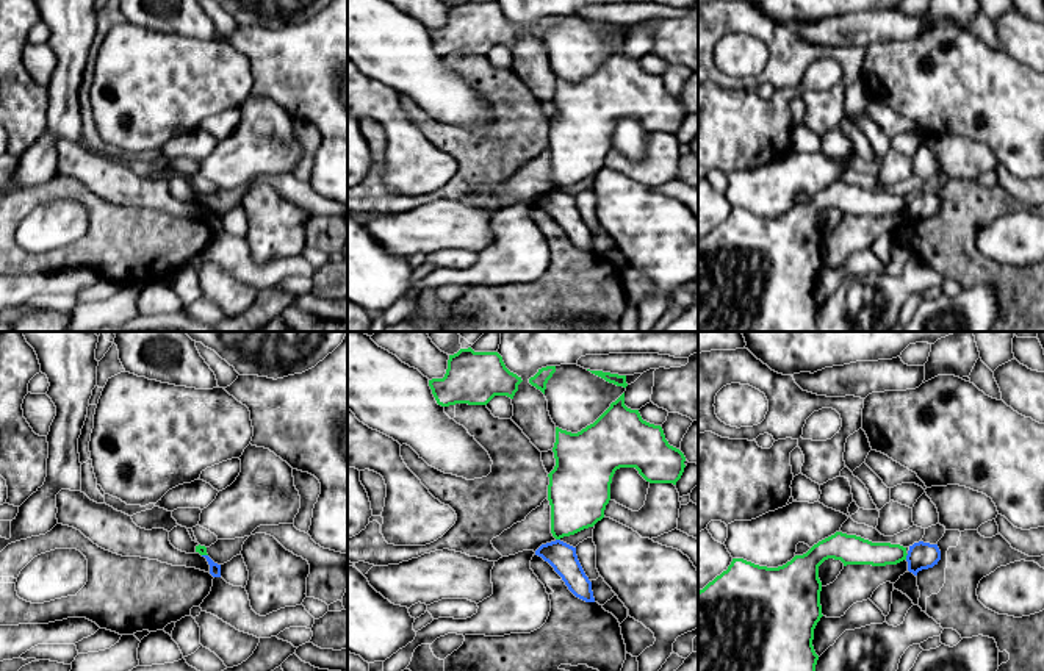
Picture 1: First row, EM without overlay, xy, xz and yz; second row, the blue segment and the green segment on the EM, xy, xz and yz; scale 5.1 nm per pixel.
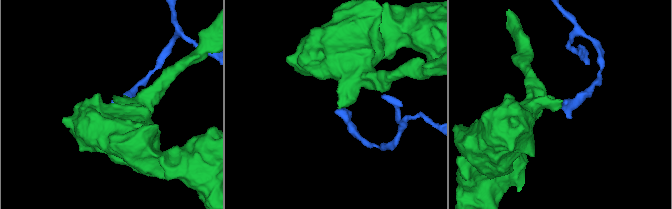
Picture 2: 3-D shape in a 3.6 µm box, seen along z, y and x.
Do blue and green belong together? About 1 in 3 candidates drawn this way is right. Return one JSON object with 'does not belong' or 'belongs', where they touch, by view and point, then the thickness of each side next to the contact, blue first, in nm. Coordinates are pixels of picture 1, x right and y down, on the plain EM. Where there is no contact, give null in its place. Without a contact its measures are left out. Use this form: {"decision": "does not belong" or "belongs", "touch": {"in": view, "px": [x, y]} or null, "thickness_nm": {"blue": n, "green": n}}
{"decision": "does not belong", "touch": {"in": "yz", "px": [907, 207]}, "thickness_nm": {"blue": 140, "green": 140}}

